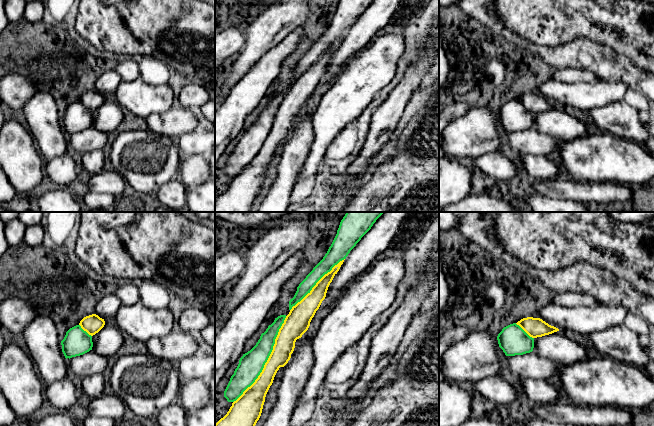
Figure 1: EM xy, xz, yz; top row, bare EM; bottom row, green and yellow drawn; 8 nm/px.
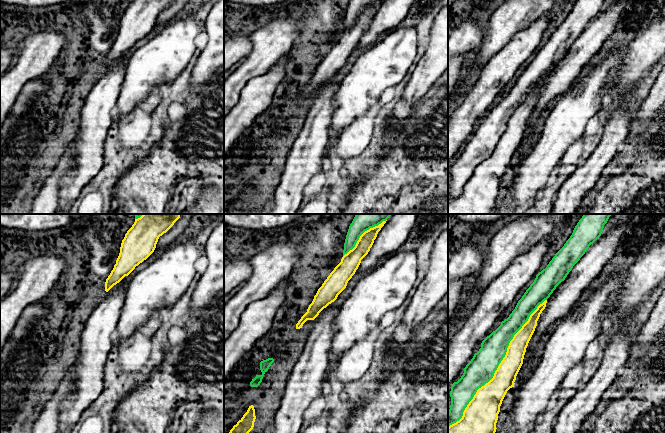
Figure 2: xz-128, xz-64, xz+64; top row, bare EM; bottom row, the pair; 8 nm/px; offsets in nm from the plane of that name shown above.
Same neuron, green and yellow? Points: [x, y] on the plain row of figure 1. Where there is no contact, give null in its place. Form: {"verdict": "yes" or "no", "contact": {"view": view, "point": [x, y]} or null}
{"verdict": "no", "contact": {"view": "xz", "point": [267, 135]}}

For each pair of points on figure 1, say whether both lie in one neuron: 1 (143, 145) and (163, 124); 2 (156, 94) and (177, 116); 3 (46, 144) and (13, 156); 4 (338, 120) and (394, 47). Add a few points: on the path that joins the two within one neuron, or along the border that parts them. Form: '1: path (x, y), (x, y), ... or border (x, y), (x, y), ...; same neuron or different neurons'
1: border (149, 129), (172, 137), (175, 140); different neurons
2: border (171, 107), (163, 112), (154, 112), (148, 116); different neurons
3: border (37, 148), (41, 155); different neurons
4: path (350, 102), (387, 65); same neuron

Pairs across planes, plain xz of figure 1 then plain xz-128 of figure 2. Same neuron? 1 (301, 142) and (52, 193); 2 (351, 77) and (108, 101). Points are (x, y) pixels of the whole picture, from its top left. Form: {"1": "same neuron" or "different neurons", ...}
{"1": "different neurons", "2": "different neurons"}

